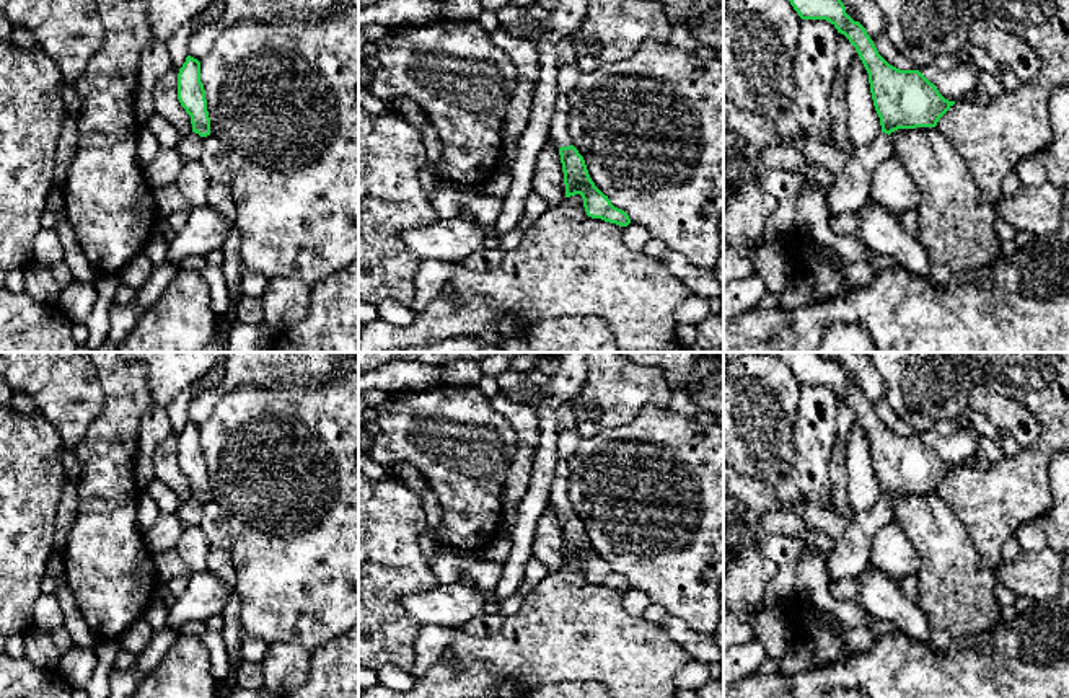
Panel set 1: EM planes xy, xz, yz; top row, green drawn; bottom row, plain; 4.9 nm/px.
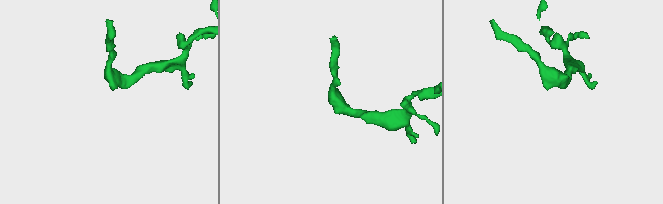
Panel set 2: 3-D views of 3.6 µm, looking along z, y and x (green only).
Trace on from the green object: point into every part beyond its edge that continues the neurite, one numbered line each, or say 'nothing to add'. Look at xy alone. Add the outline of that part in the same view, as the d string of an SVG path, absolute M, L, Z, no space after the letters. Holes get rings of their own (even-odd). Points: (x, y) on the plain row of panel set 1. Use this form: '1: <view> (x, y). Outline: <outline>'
1: xy (189, 512). Outline: M191 497L179 504L176 515L179 517L183 527L200 525L202 502L196 497Z

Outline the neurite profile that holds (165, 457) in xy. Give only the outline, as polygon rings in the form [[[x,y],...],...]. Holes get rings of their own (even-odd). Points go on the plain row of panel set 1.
[[[171,431],[153,452],[153,471],[155,478],[169,486],[179,502],[192,497],[191,481],[181,471],[178,465],[178,439],[179,435]]]

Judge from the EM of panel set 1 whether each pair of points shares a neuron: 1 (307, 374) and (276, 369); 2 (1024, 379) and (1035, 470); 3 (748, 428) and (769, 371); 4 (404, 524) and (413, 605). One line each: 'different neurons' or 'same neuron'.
1: same neuron
2: same neuron
3: same neuron
4: different neurons

